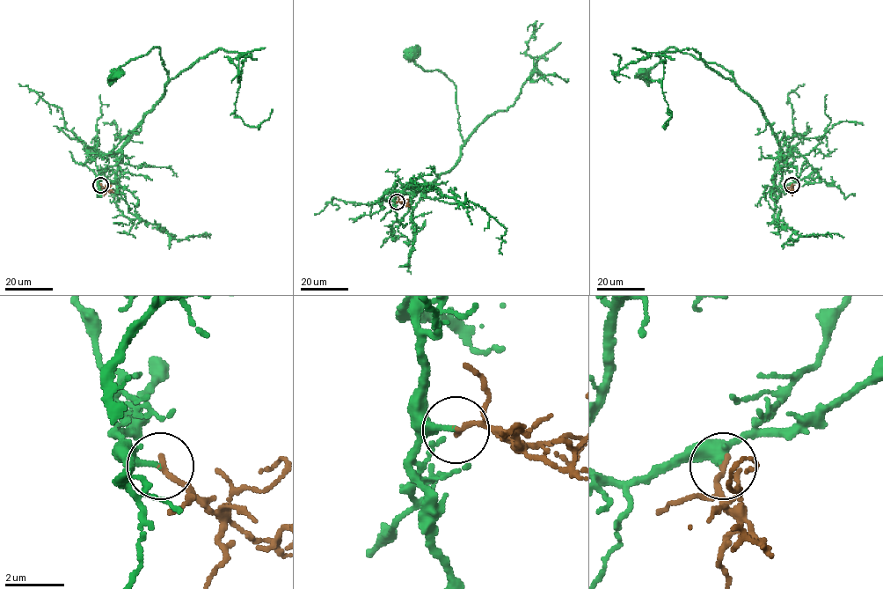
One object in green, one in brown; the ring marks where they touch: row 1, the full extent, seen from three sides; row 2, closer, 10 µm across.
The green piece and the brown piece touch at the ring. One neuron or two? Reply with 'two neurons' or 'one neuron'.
one neuron

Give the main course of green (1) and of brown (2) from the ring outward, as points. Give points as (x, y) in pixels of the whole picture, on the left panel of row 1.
1: (100, 185), (97, 176), (121, 158), (121, 146), (164, 95), (169, 80), (157, 47), (129, 60), (115, 74)
2: (100, 185), (111, 190)

